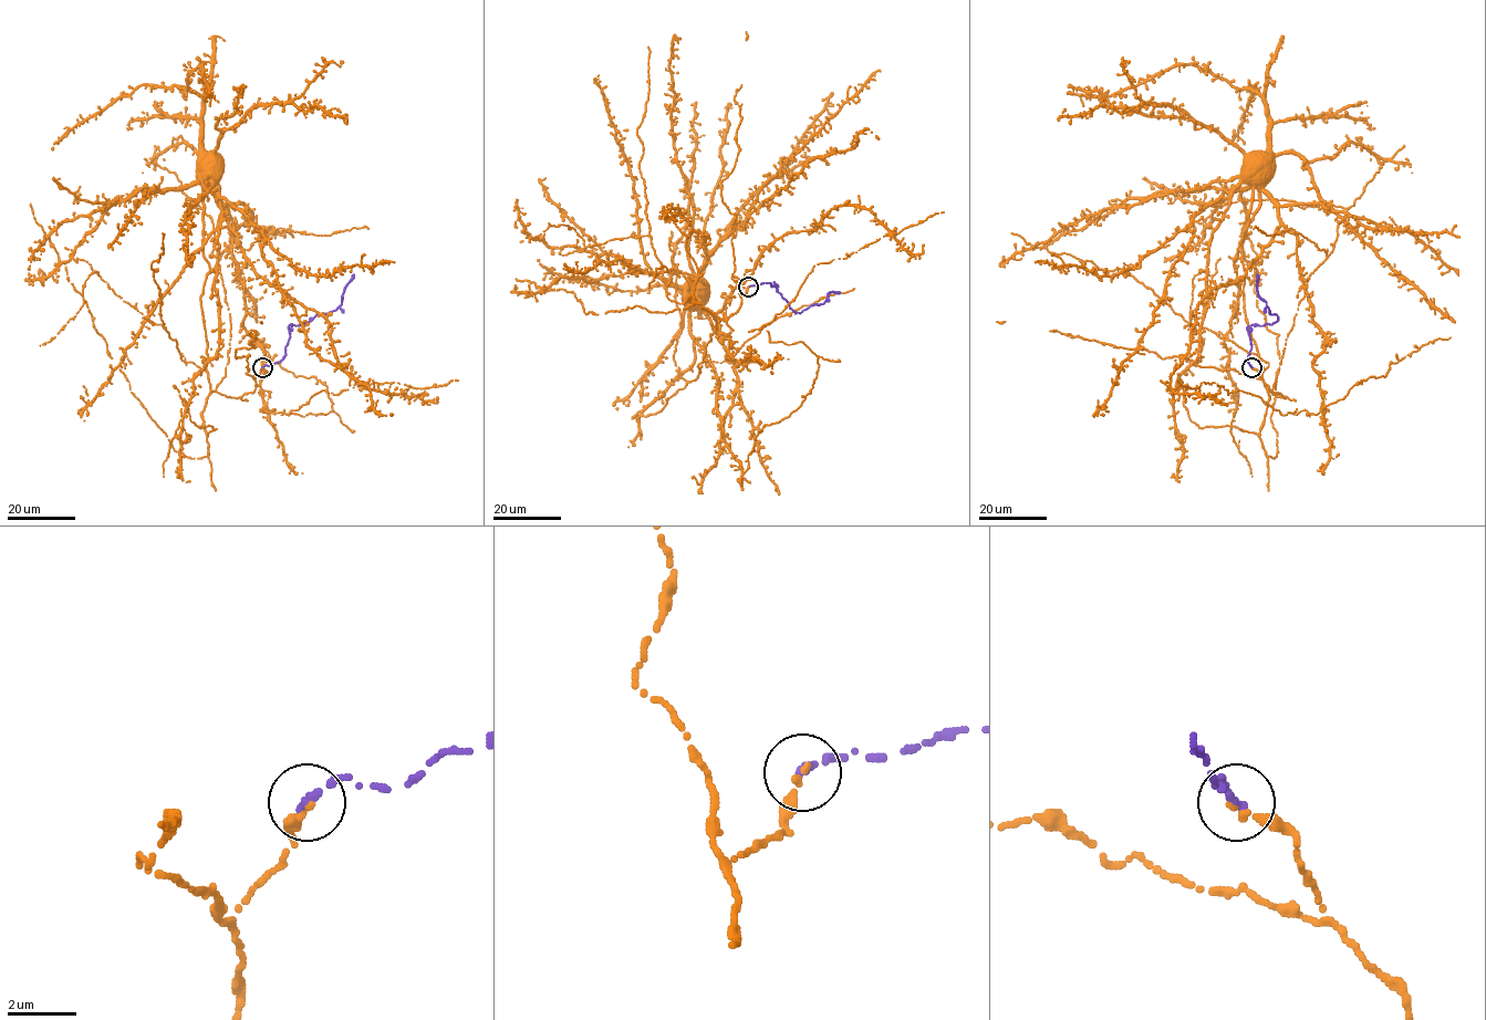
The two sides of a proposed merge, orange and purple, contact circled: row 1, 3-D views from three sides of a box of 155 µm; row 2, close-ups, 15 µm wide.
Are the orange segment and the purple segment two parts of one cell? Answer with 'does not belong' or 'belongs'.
belongs

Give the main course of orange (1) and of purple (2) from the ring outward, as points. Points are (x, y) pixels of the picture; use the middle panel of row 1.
1: (748, 287), (740, 308), (725, 321), (692, 298), (686, 278), (696, 279), (688, 277), (689, 294), (693, 280)
2: (748, 287), (766, 282), (770, 287), (775, 281), (797, 312), (822, 303), (829, 292), (840, 292)

